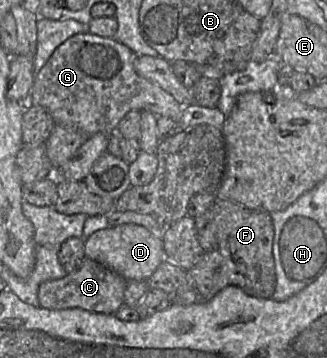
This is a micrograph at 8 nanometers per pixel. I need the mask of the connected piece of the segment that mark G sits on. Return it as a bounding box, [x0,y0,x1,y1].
[27,32,187,135]

